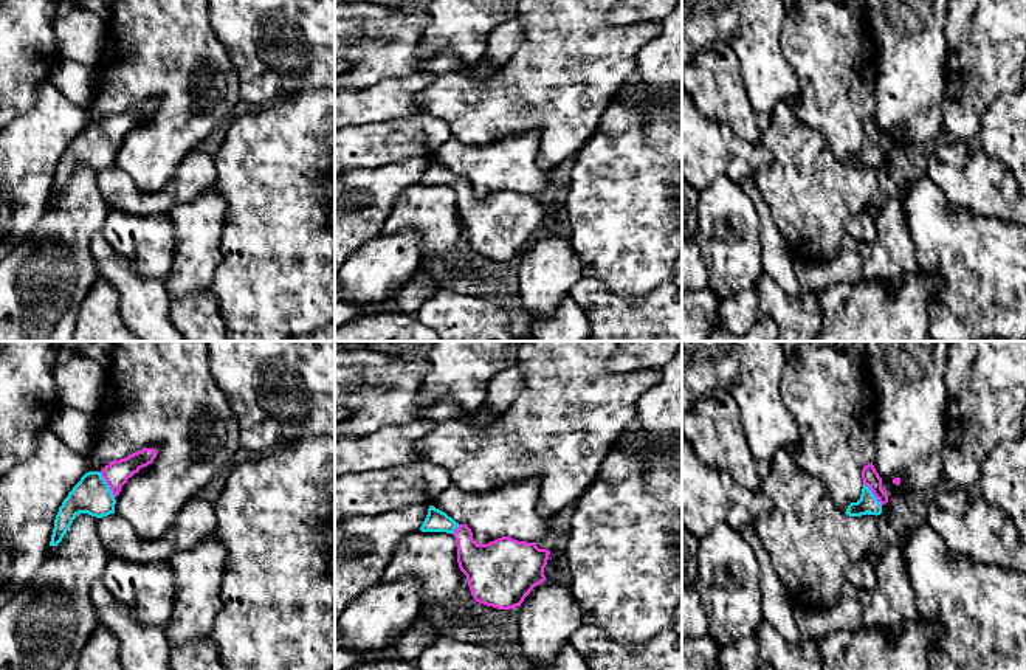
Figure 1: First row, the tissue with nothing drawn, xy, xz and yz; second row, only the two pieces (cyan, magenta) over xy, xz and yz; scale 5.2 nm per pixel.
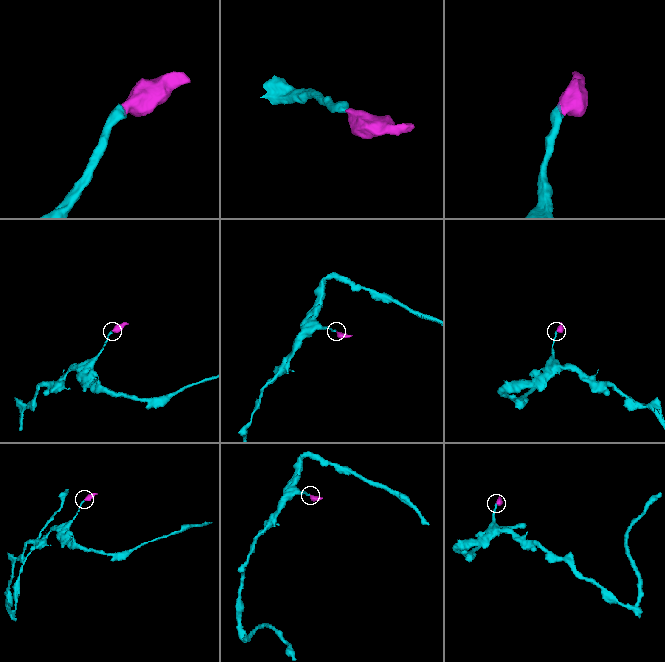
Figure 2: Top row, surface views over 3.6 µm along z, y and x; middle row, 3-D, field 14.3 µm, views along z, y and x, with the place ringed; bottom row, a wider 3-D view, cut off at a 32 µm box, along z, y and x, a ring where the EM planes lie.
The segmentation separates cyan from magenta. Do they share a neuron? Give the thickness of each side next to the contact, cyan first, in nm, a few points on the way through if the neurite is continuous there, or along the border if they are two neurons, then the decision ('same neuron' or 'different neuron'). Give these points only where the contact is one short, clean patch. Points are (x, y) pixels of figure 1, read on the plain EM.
200/130 nm | across xy (92, 148), (106, 137), (117, 126) | same neuron

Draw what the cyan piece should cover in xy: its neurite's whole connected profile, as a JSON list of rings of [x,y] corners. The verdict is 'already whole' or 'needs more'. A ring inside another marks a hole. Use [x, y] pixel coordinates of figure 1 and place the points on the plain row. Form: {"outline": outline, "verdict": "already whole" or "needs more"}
{"outline": [[[143,101],[124,112],[112,113],[101,124],[85,126],[59,160],[50,199],[57,199],[62,194],[79,166],[96,171],[115,166],[115,150],[122,138],[143,119],[152,116],[157,107],[155,101]]], "verdict": "needs more"}

